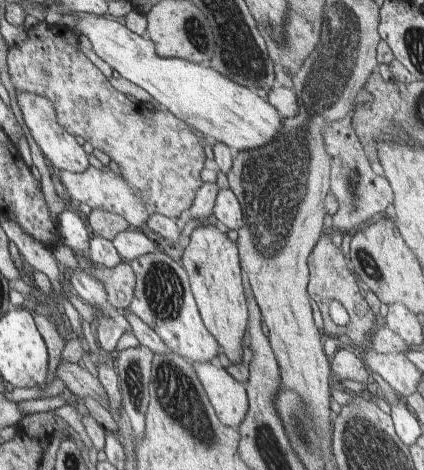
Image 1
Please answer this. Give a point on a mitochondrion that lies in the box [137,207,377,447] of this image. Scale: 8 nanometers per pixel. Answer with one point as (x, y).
(163, 289)

